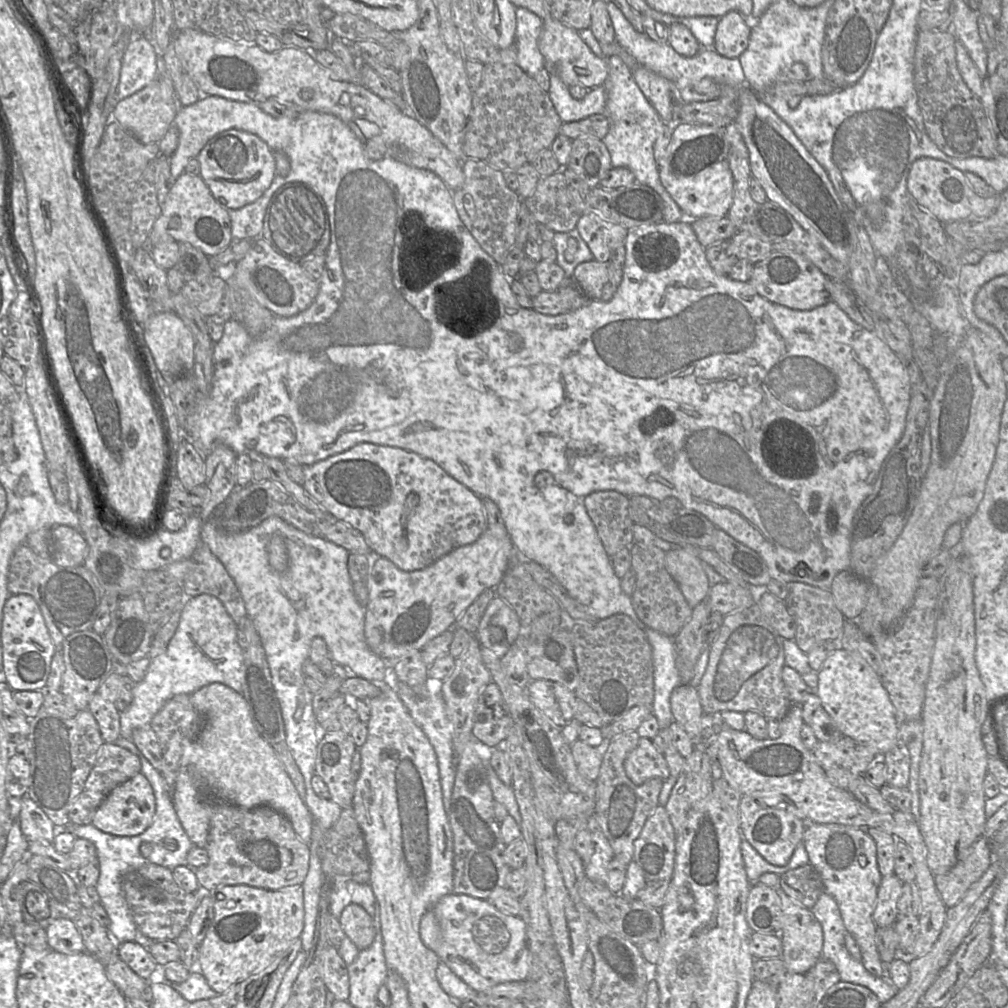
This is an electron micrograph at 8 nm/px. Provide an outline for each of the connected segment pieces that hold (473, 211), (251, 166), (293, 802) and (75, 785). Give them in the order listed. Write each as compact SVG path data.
M471 158L462 159L461 164L465 180L460 189L453 191L454 205L482 249L501 265L516 243L517 217L522 199L507 186L502 171Z
M237 129L214 136L196 159L201 166L200 176L214 198L227 210L239 209L256 201L277 175L275 155L270 147L257 135Z
M211 683L192 693L190 701L195 709L204 716L205 722L197 739L185 749L182 755L180 770L172 791L172 802L176 815L193 845L203 848L206 846L212 801L228 802L245 809L268 805L285 816L291 822L298 837L309 844L313 827L311 812L272 746L256 730L250 715L249 705L243 695L224 684Z
M40 708L37 716L29 719L30 730L27 740L30 747L30 785L27 793L28 796L42 811L50 818L54 825L66 826L69 821L69 808L79 796L85 781L87 780L97 759L97 752L104 744L98 723L93 714L84 709L77 714L67 716L53 708Z

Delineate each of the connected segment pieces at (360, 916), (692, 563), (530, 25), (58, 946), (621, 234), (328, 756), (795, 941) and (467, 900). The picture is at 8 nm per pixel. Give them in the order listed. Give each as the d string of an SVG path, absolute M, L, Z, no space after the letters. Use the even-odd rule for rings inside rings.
M349 904L338 919L346 936L359 950L366 949L373 943L376 936L373 919L363 907Z
M674 548L665 554L665 567L692 608L707 599L711 584L700 559L682 548Z
M523 7L516 11L516 45L518 65L528 76L534 78L545 67L545 60L539 51L538 40L544 20Z
M56 918L45 929L50 948L64 954L86 952L83 938L71 919Z
M592 210L581 214L576 229L587 243L594 259L602 263L609 262L612 251L624 243L628 232L623 226Z
M327 732L317 746L315 774L323 779L329 789L330 800L342 809L351 808L355 792L356 777L351 770L352 758L357 746L349 733Z
M776 890L779 897L779 922L781 923L781 939L783 942L782 960L788 973L805 974L822 958L823 930L813 915L798 902L790 899L783 890Z
M458 893L444 896L432 911L422 917L420 936L423 943L437 953L441 962L477 992L484 992L503 982L525 980L531 971L531 954L527 944L525 921L518 915L499 911L488 900Z

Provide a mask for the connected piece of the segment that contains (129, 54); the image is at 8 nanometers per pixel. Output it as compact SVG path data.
M132 33L121 59L119 100L146 87L156 77L157 52L154 45L143 35Z

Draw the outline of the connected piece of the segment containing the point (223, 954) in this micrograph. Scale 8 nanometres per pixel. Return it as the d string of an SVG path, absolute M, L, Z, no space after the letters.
M245 884L221 885L209 890L214 897L213 922L198 946L199 970L218 994L267 967L274 956L297 940L304 926L301 885L267 890Z

